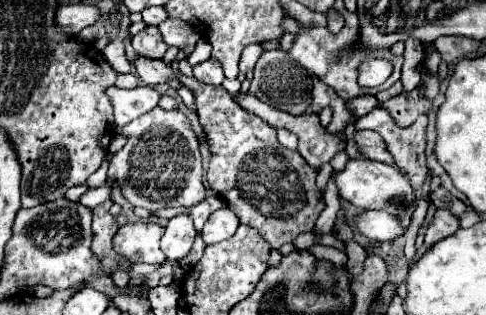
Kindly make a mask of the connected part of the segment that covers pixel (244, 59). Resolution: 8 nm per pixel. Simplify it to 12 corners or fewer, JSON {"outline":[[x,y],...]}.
{"outline":[[248,45],[240,57],[240,71],[254,69],[262,45]]}

